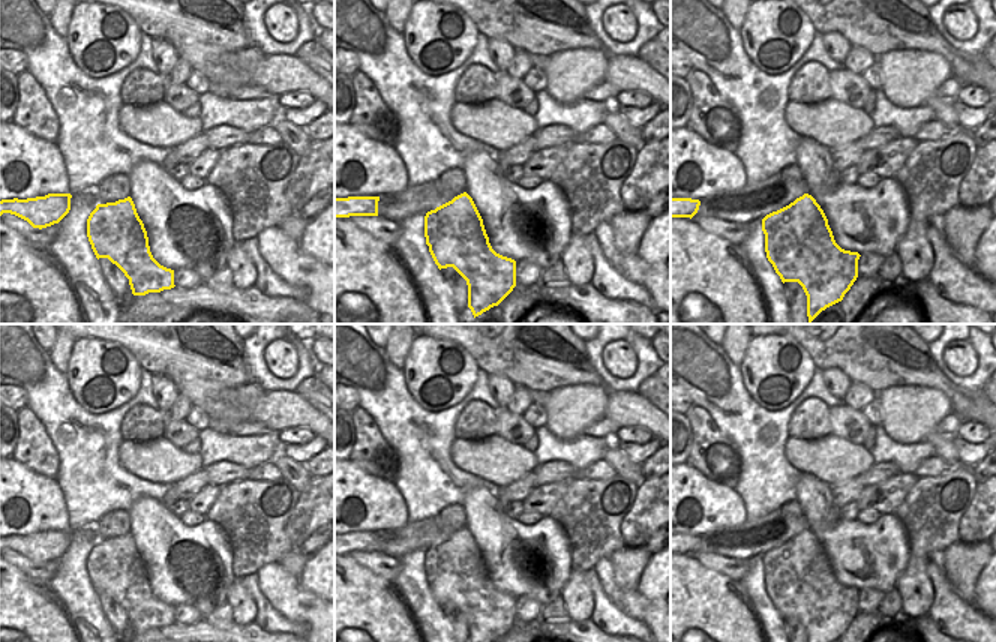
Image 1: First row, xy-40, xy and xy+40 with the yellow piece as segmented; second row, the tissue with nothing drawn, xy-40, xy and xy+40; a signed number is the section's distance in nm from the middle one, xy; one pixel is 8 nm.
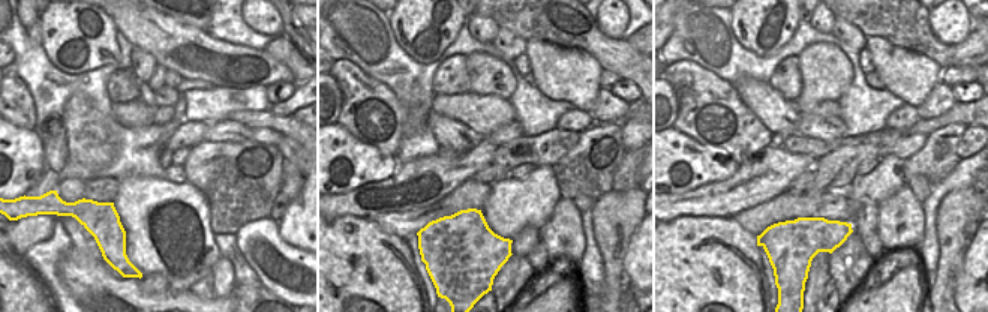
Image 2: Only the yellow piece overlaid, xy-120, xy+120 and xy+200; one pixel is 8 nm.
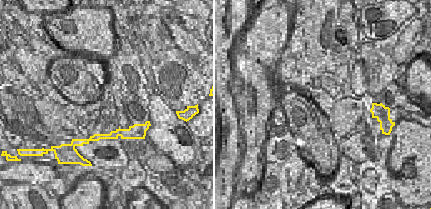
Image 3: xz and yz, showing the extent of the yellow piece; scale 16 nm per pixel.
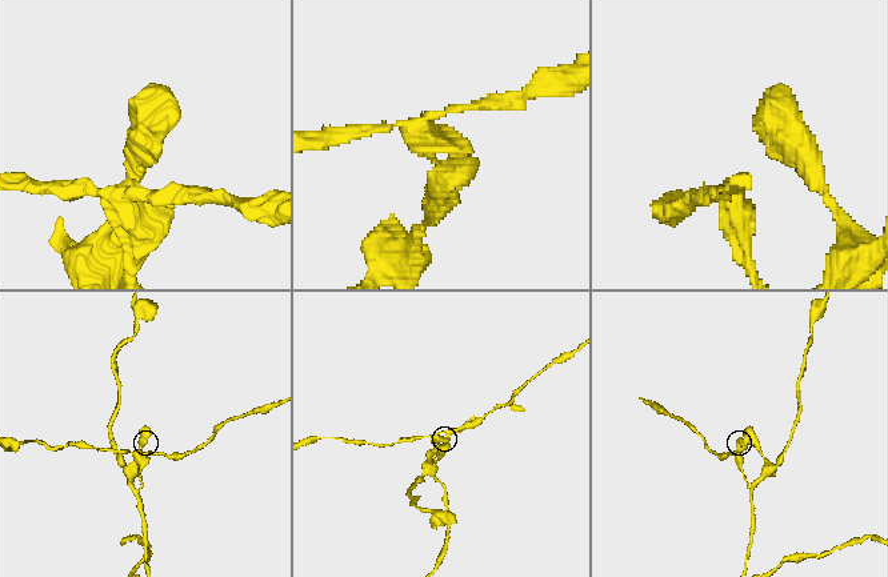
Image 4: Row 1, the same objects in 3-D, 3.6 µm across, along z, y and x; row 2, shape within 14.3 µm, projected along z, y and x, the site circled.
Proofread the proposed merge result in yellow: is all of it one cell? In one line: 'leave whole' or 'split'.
split

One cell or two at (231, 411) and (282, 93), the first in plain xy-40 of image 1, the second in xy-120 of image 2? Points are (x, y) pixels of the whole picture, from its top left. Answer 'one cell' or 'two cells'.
two cells

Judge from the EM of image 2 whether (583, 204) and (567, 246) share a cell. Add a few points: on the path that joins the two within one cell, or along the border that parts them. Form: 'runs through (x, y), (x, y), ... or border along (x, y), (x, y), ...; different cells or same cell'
border along (571, 200), (582, 212); different cells

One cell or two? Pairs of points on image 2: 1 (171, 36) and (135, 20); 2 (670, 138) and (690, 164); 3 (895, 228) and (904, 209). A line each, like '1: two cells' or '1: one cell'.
1: one cell
2: one cell
3: one cell

